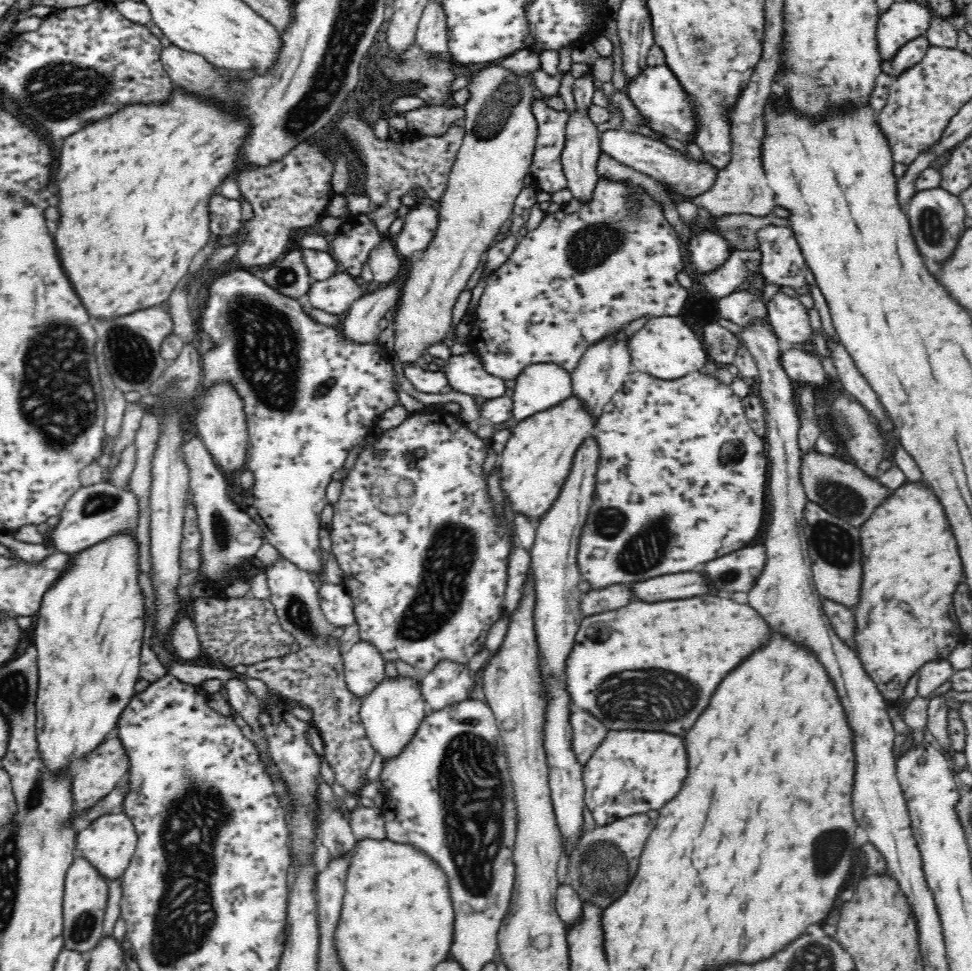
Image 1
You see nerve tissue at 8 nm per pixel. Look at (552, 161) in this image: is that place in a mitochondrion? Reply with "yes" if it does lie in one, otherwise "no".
no

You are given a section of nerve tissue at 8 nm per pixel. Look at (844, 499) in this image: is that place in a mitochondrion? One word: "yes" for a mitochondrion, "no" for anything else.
yes

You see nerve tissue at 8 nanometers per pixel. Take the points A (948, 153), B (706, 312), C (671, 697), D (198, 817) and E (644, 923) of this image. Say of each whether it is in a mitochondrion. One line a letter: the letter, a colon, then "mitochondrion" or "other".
A: other
B: other
C: mitochondrion
D: mitochondrion
E: other

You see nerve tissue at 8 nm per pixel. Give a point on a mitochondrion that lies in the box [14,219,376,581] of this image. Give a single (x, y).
(60, 409)

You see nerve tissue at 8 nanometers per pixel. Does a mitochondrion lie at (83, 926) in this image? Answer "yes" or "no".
yes

